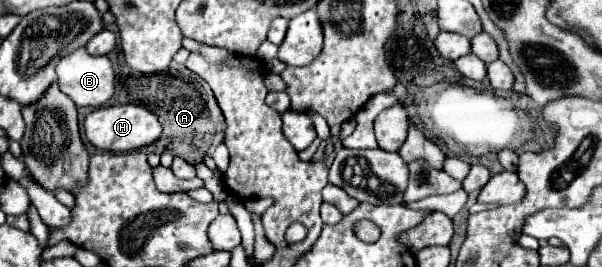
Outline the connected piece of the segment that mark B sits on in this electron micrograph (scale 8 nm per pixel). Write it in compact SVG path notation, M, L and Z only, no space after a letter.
M78 48L78 52L68 54L62 58L62 62L56 66L58 74L58 86L60 90L74 100L76 106L102 106L106 104L114 94L114 68L108 56L90 56L86 48Z

